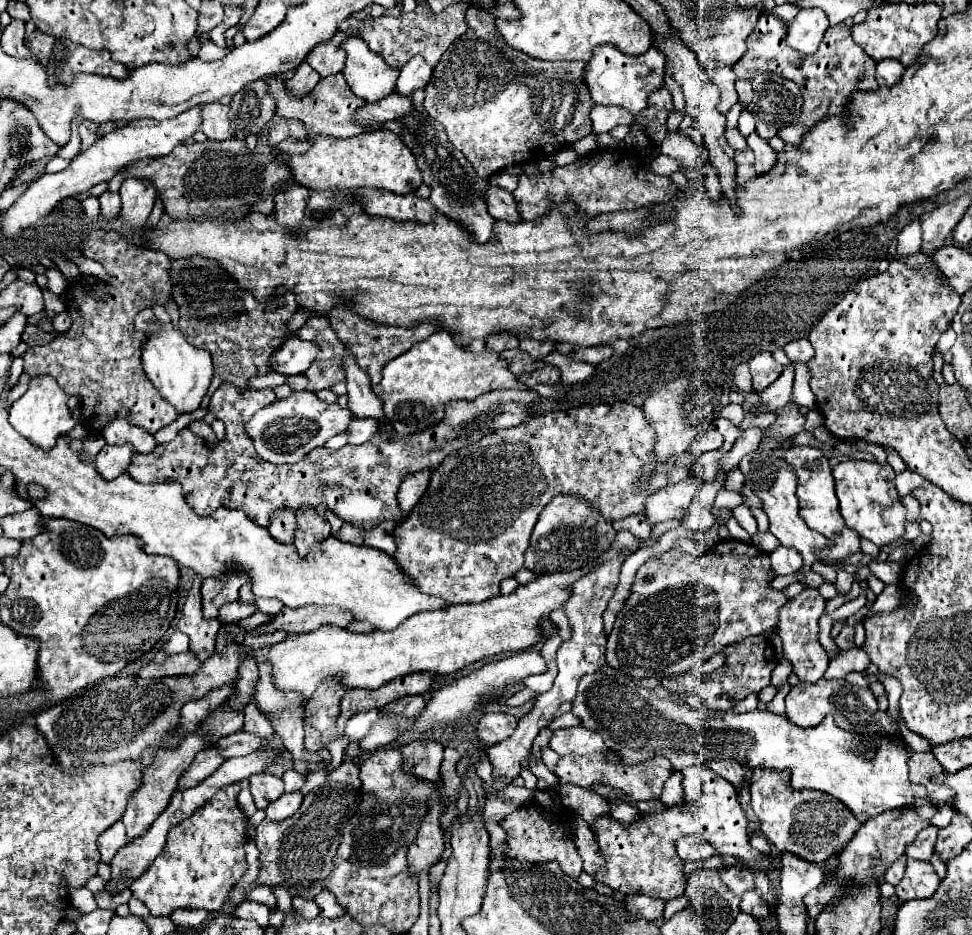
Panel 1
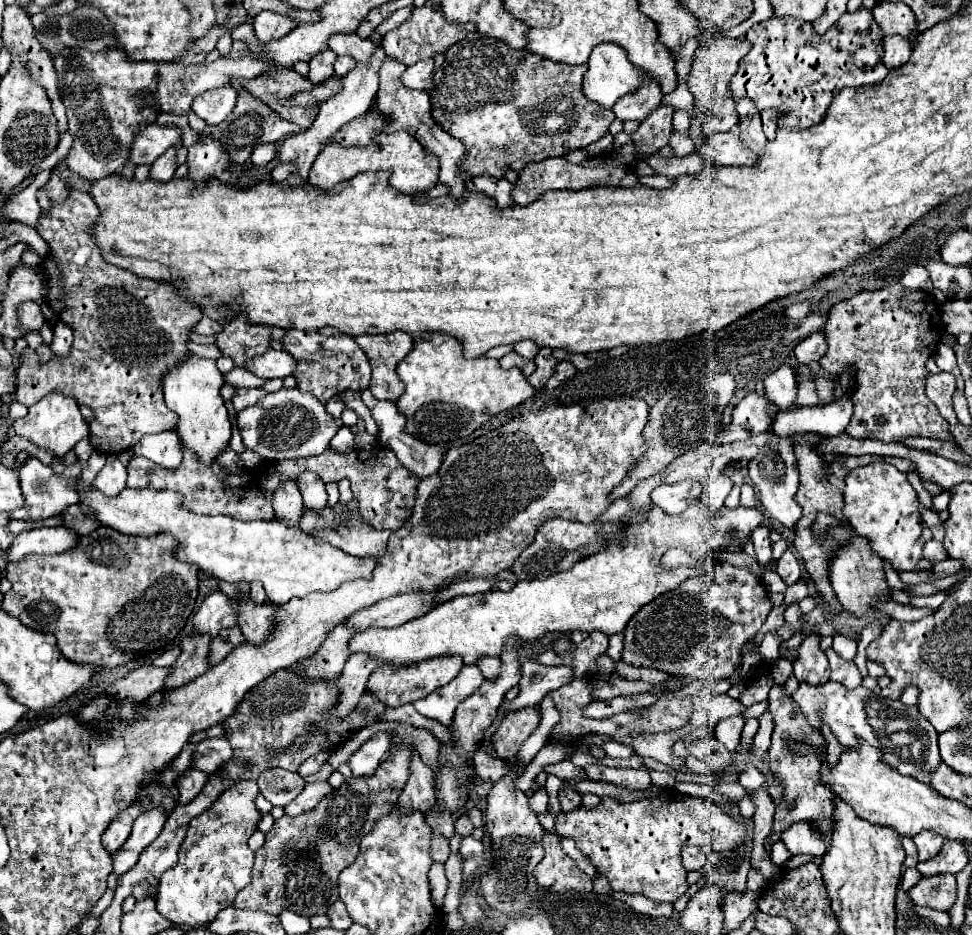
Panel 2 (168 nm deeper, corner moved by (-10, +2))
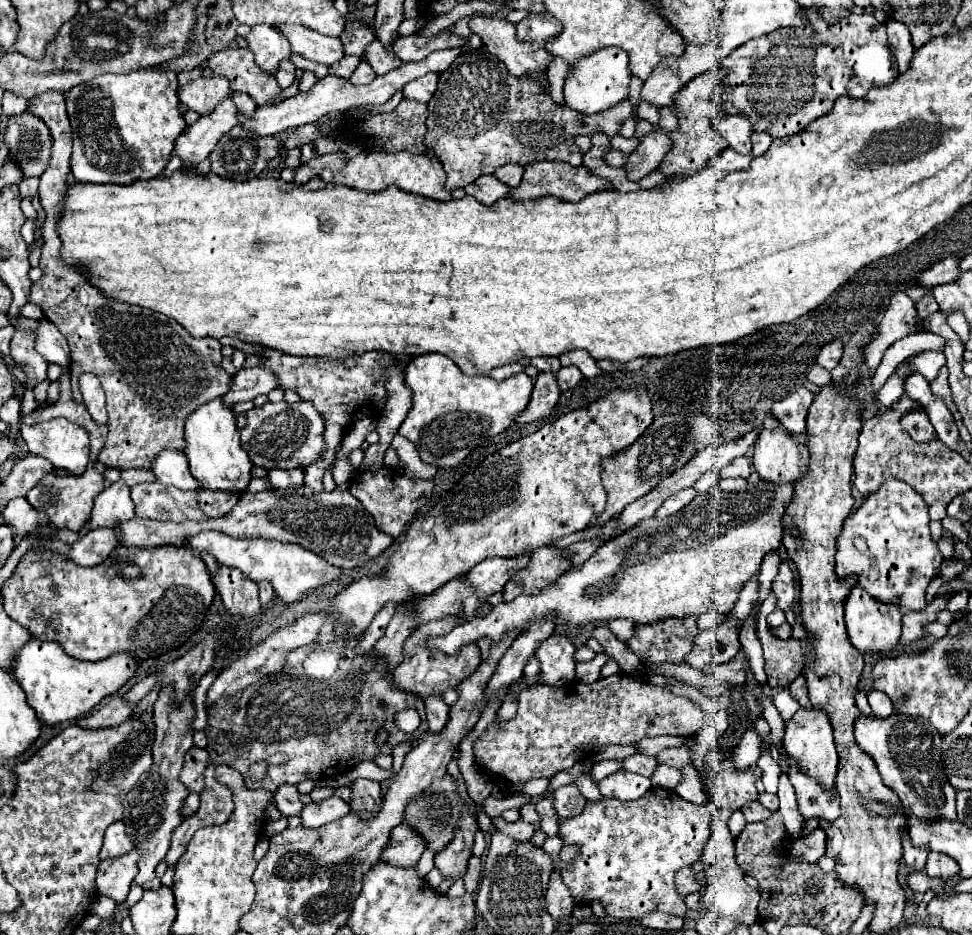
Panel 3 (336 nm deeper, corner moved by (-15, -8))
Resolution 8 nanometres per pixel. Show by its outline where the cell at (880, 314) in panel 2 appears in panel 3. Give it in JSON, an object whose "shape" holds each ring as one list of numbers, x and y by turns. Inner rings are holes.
{"shape":[[912,411,902,419,902,425,912,435,914,441,930,441,936,439,936,431,924,411]]}

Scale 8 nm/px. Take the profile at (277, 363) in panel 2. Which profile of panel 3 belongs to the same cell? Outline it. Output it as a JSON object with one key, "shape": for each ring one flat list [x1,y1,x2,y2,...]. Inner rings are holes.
{"shape":[[252,367,252,369,240,369,234,379,230,391,222,397,226,407,234,407,242,401,252,401,260,393,270,393,278,387,278,377,264,369,264,367]]}

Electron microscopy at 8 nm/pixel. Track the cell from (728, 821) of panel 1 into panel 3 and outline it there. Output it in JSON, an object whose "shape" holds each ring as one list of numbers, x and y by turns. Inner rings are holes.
{"shape":[[652,787,636,801,588,801,580,815,560,819,558,837,564,845,578,847,576,861,560,871,562,881,576,905,600,901,618,919,642,919,652,911,684,917,688,909,676,893,674,875,700,859,710,837,712,811,708,803,694,805,662,787]]}

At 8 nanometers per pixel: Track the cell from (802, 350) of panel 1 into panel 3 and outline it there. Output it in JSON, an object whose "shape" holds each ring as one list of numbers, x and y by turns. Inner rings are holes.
{"shape":[[830,341,830,343,826,343,826,345,820,349,820,353,818,353,818,357,816,357,816,363,818,363,820,367,832,371,832,369,838,365,842,353,844,353,842,341]]}

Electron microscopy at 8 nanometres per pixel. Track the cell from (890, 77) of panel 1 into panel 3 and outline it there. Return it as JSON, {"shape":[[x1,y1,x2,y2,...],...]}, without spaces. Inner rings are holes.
{"shape":[[886,21,886,33,888,33,888,45,890,51,898,63,898,69,904,73,910,67,910,59,914,55,914,47,910,41,910,31,908,27,904,27,904,23,900,21]]}

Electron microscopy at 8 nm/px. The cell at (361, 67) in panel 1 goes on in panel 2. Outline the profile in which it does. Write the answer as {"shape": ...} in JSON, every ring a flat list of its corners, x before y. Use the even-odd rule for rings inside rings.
{"shape":[[355,33,351,35,333,35,327,43,337,55,349,55,353,57,357,63,369,65,371,55,377,51,377,45,369,39,361,39]]}

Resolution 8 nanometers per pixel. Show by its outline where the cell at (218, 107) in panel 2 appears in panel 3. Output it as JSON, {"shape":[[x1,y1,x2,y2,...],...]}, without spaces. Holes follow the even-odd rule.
{"shape":[[210,75,210,77,198,77,190,81,184,87,178,87,178,99,192,111,198,111,200,115,208,115,220,101,224,101,230,93,228,79,222,75]]}

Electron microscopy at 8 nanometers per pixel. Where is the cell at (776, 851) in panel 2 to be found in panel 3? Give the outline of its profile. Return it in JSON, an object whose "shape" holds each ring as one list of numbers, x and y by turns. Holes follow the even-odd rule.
{"shape":[[818,827,810,835,792,841,790,855,792,857,802,857,802,859,806,859,810,863,816,863,826,853,824,847,826,847,826,831,822,827]]}

